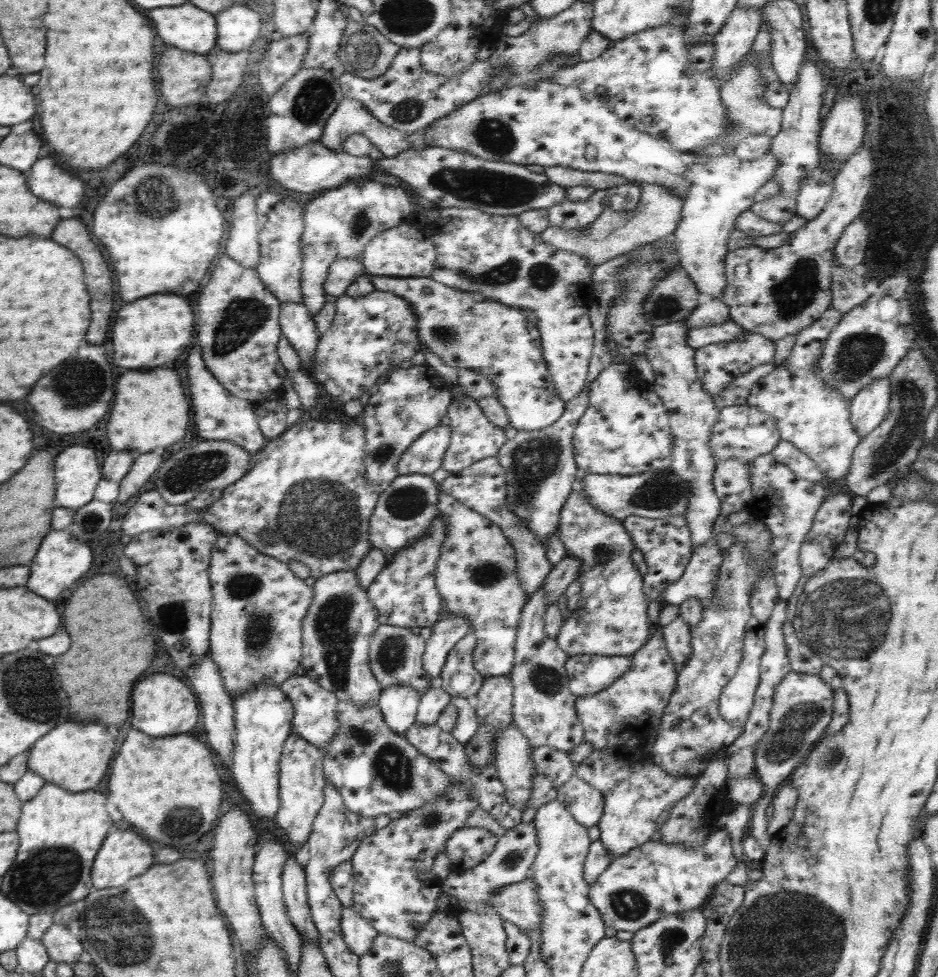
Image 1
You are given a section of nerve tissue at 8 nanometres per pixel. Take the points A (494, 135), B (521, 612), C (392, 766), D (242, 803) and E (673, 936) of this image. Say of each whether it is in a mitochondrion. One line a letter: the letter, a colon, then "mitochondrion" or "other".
A: mitochondrion
B: other
C: mitochondrion
D: other
E: mitochondrion

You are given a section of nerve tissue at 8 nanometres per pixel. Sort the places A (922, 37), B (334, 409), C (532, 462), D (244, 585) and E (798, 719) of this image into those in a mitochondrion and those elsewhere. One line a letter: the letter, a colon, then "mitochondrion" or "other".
A: mitochondrion
B: other
C: mitochondrion
D: mitochondrion
E: mitochondrion

